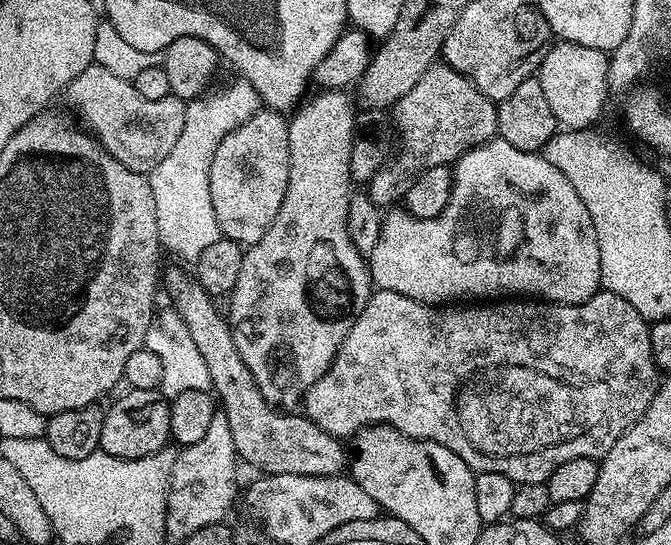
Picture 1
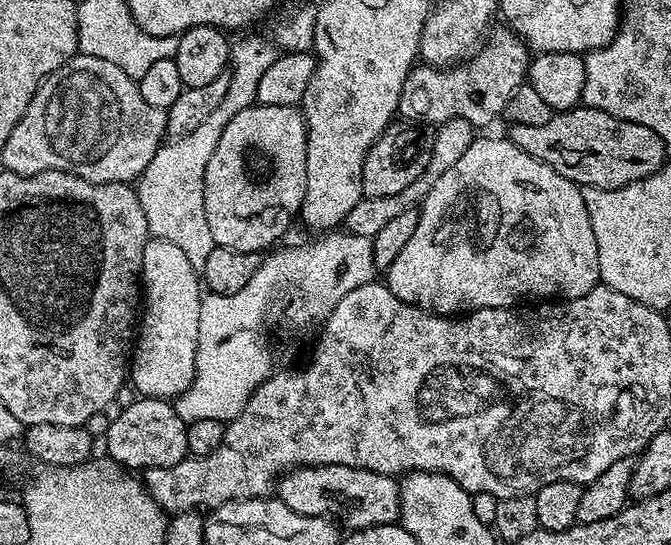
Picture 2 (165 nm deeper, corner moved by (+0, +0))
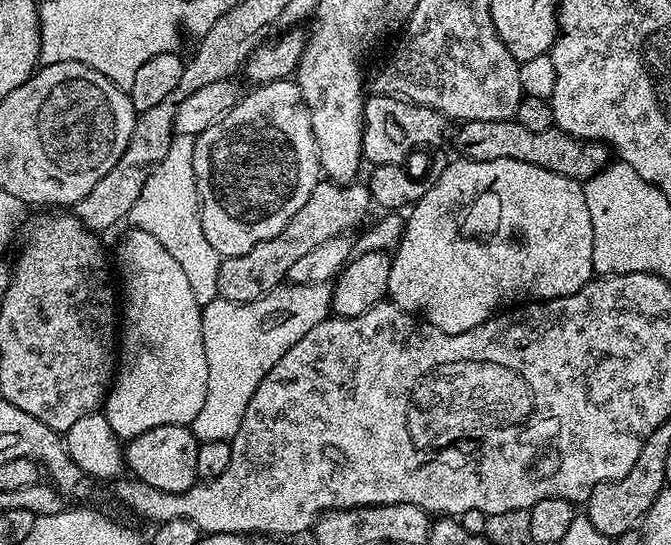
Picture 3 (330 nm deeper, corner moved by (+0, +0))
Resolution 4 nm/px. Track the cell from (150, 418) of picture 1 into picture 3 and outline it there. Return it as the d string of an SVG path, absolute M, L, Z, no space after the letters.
M167 424L166 426L154 426L154 430L144 432L141 436L135 436L127 441L123 449L124 462L127 471L135 479L146 482L146 486L154 486L163 492L178 495L186 489L194 487L198 482L196 471L198 470L198 446L191 427L182 424Z

